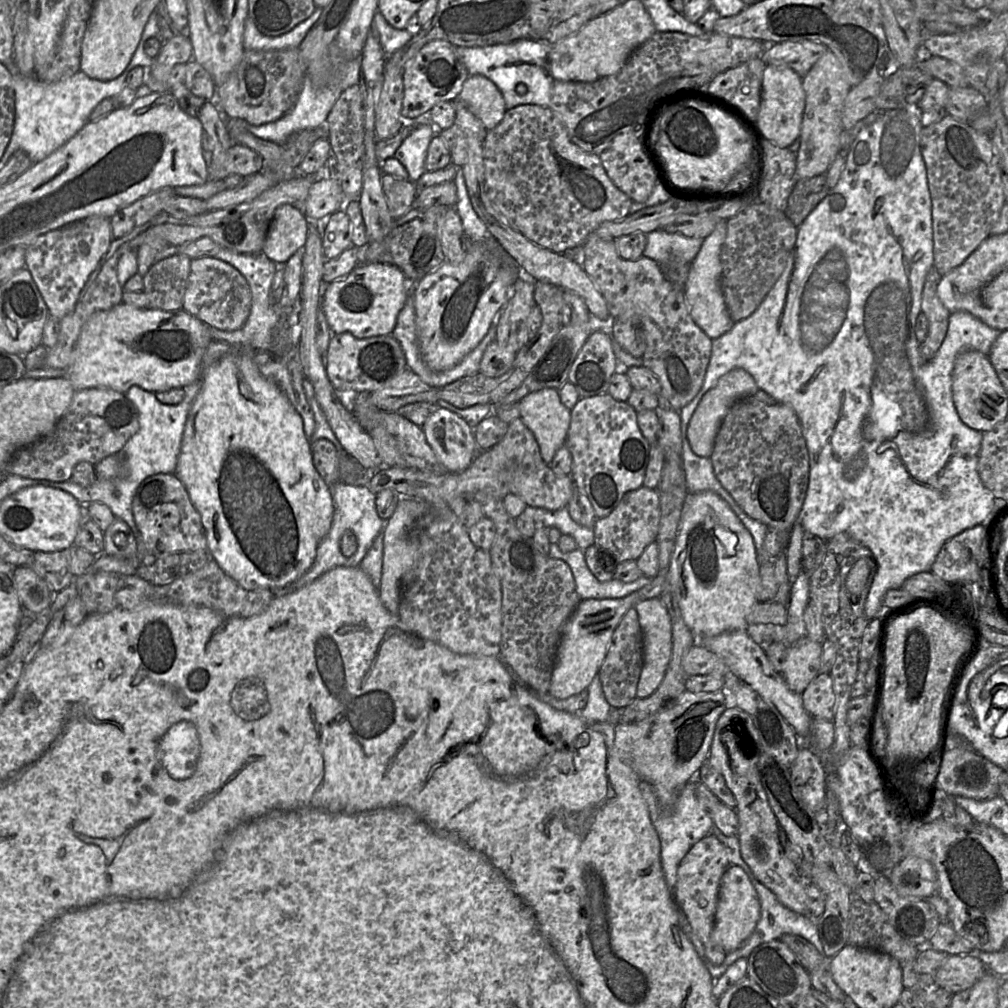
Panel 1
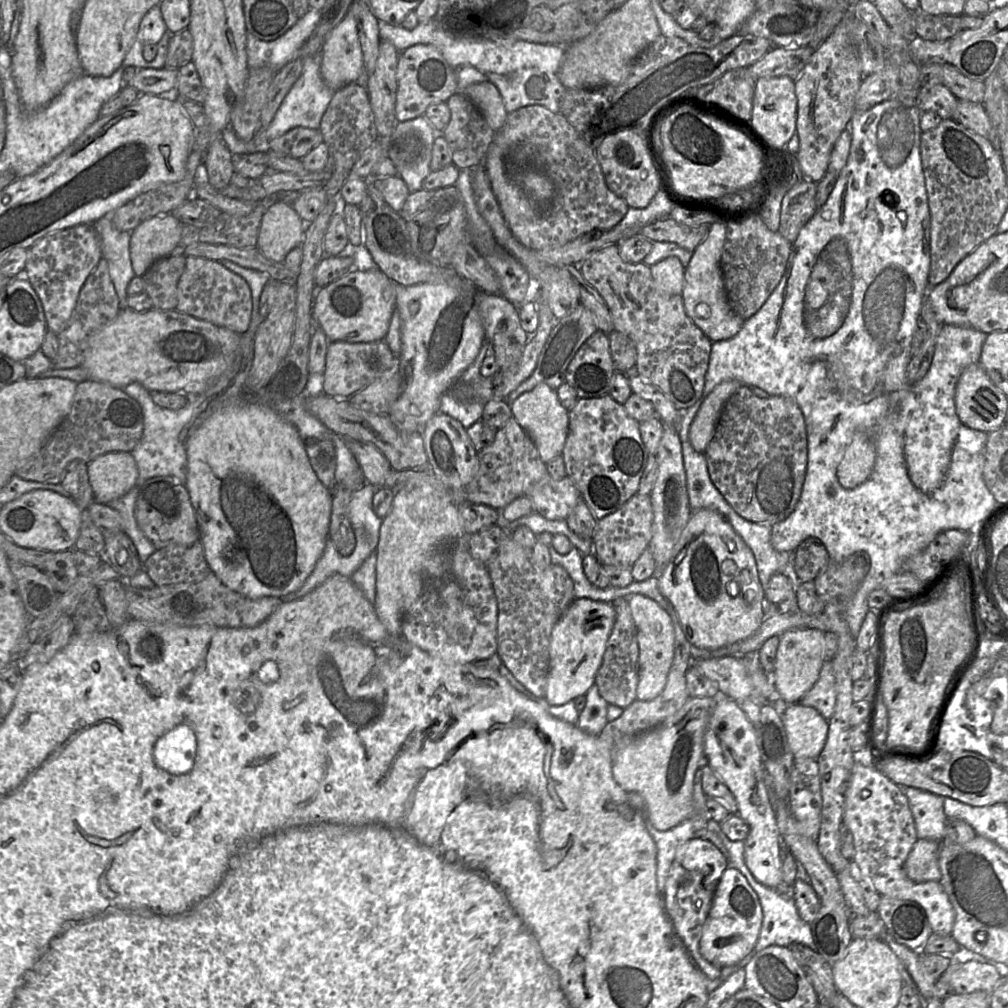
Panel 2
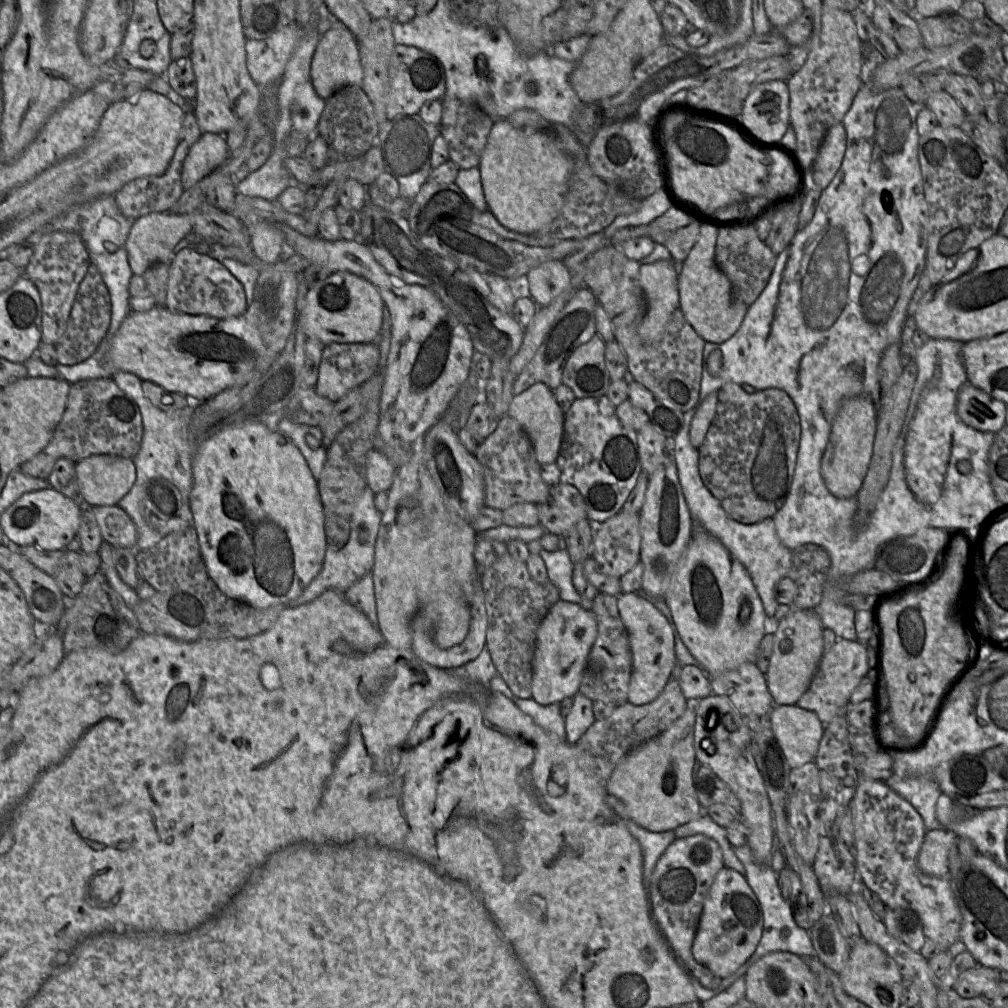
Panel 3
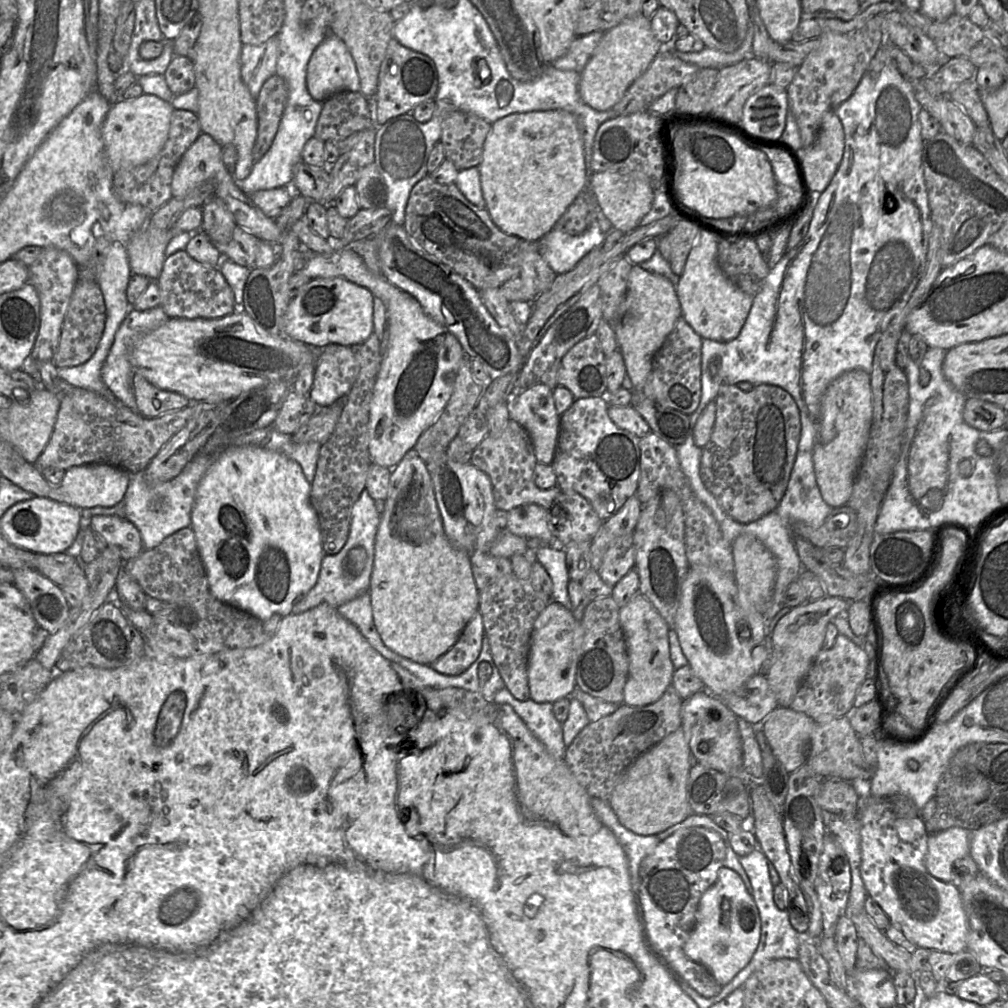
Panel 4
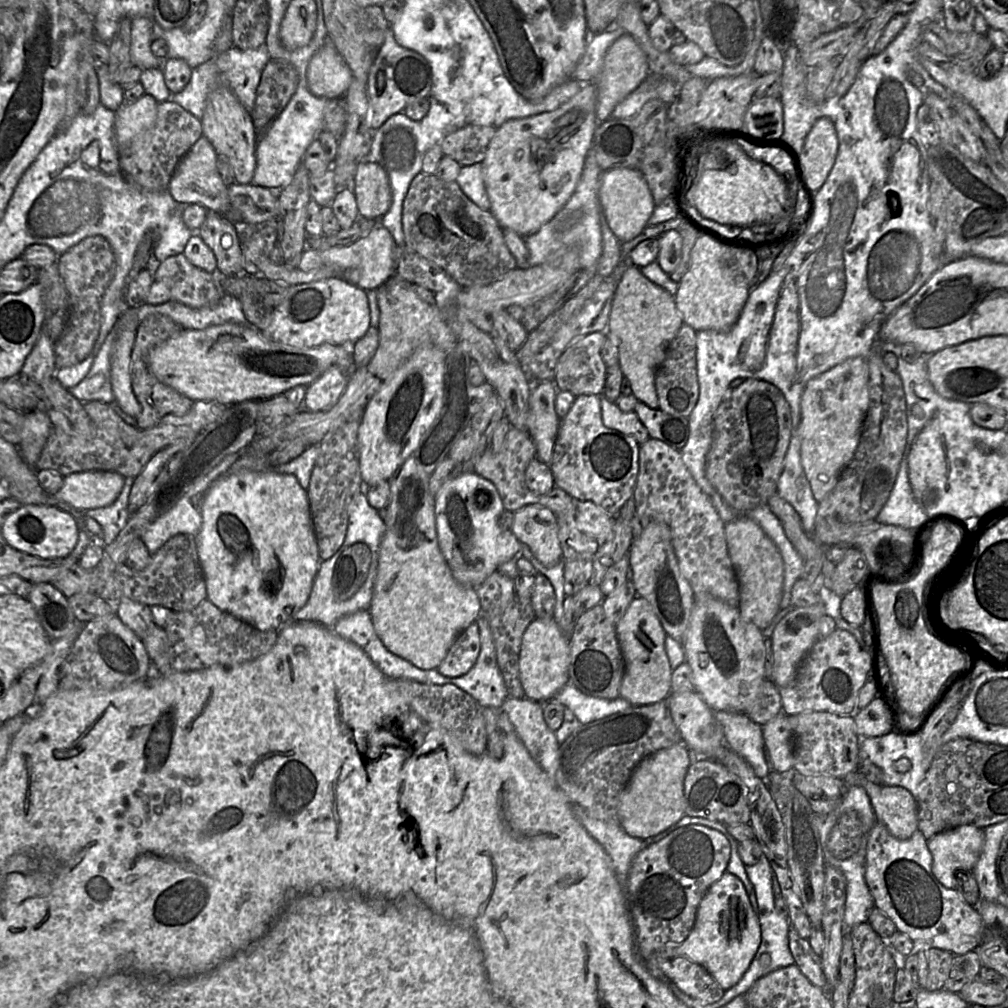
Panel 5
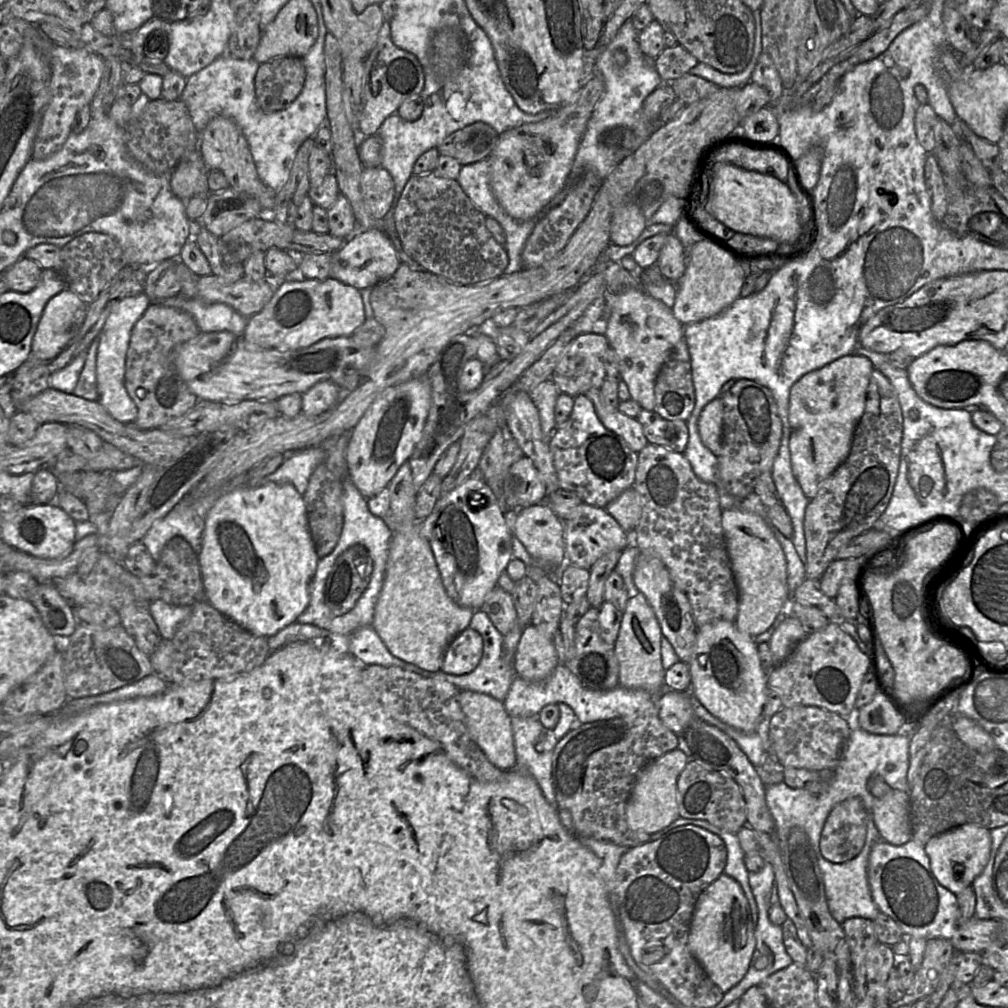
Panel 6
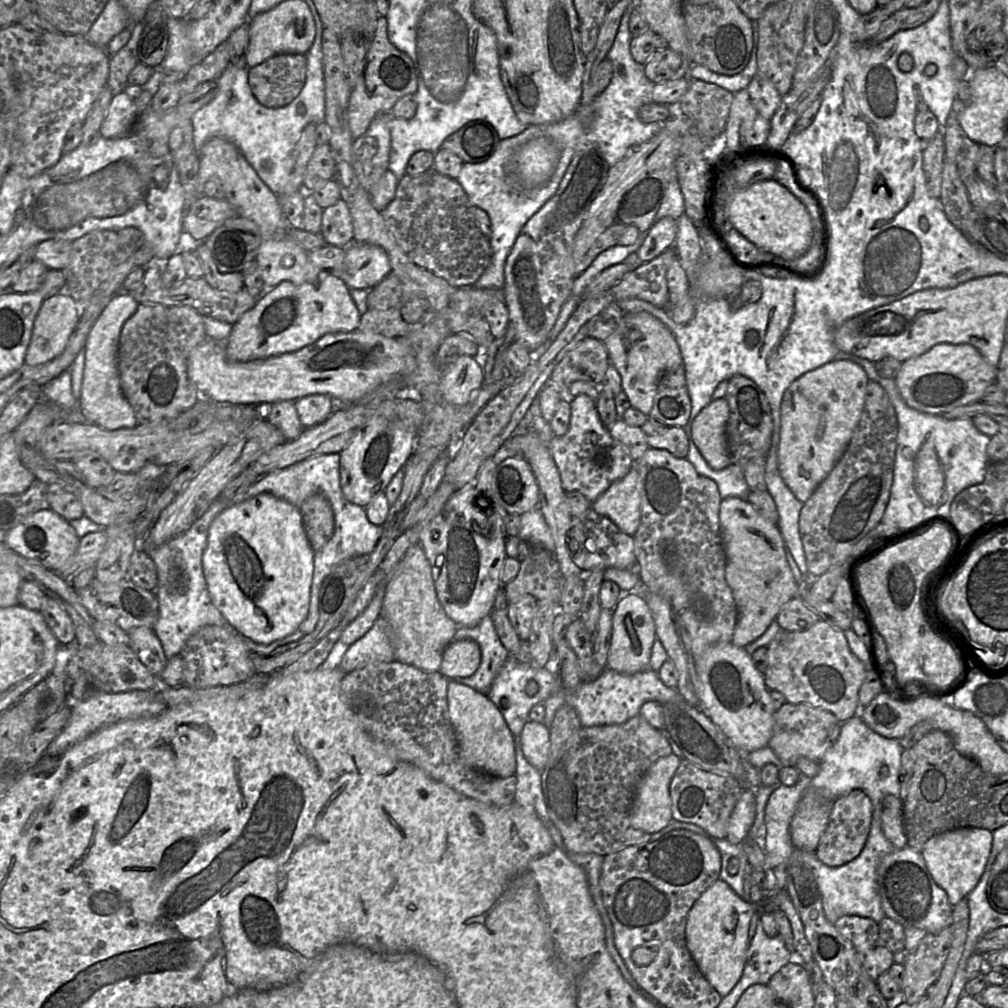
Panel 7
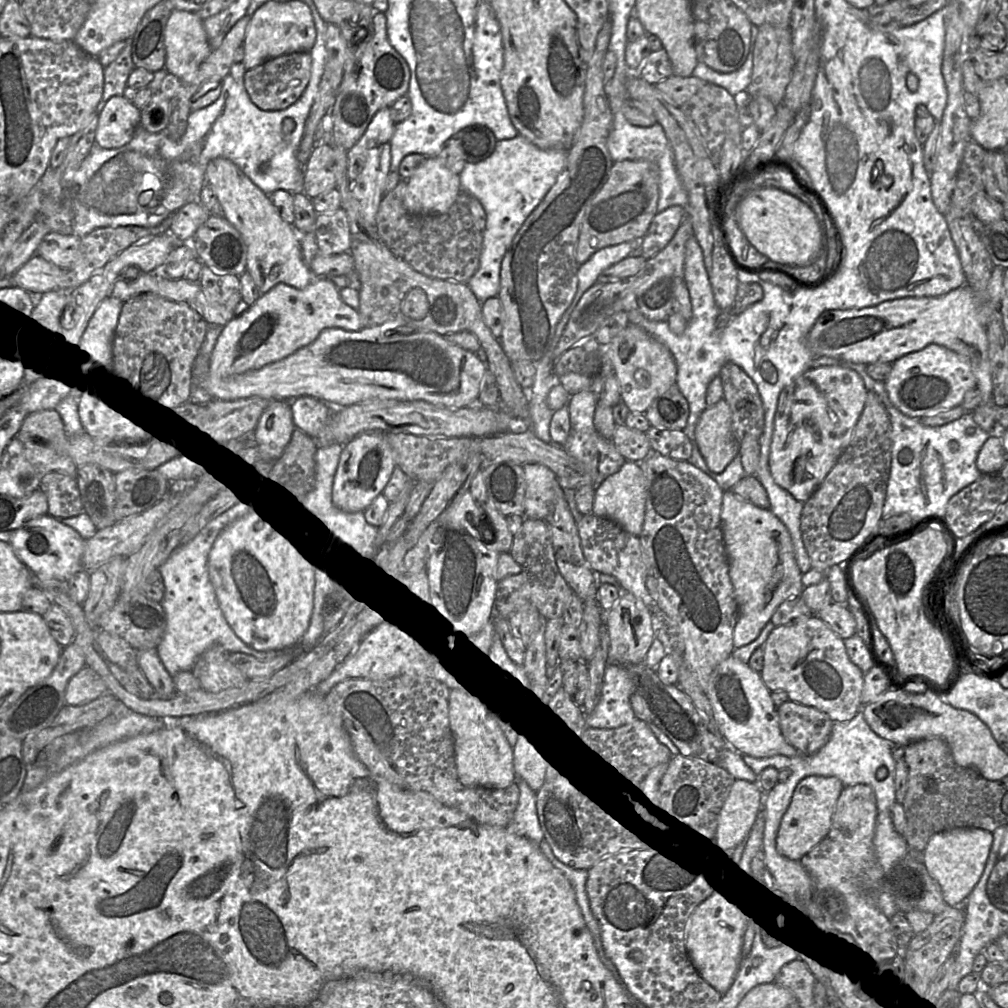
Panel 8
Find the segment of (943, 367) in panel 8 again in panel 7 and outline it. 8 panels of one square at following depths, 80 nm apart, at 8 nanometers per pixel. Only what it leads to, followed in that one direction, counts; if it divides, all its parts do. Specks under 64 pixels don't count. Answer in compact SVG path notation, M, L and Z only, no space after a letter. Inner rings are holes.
M941 343L920 356L902 362L894 378L905 403L920 412L942 415L958 406L981 401L996 380L997 368L969 344Z

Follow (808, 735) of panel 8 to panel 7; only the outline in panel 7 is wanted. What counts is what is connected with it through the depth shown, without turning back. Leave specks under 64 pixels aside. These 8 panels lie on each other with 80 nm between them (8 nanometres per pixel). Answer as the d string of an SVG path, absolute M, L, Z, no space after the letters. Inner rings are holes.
M785 702L774 714L773 734L768 746L783 766L794 766L798 758L820 762L825 752L837 740L842 723L833 713L809 704Z

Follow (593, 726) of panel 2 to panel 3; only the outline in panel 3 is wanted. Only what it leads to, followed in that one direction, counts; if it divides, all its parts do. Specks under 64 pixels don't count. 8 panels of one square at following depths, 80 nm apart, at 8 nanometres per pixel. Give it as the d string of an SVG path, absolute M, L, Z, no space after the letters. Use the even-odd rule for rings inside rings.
M577 693L573 697L572 709L565 718L566 741L575 745L595 721L593 701Z

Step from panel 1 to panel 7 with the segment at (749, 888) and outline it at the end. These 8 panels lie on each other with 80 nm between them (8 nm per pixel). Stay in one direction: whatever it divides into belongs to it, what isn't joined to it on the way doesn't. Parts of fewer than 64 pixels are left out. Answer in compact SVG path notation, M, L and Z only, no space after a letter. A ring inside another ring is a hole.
M719 878L700 895L689 911L685 930L687 949L702 975L722 998L734 988L743 973L753 913L753 906Z

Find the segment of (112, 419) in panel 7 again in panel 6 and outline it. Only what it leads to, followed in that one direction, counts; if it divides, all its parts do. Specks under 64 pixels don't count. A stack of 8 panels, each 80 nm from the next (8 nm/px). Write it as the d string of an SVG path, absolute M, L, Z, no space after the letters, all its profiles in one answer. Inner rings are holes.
M144 293L118 300L113 304L97 337L96 379L99 393L98 402L114 419L124 424L135 425L137 418L137 407L125 388L126 355L132 329L150 304L151 301Z

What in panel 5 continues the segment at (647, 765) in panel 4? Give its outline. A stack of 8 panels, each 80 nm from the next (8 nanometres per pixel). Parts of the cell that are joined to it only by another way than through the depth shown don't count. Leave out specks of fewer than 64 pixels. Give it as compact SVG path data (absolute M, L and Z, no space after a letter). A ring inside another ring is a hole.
M683 742L645 757L636 766L618 806L618 822L627 834L642 839L653 837L685 815L684 779L689 766L689 749Z

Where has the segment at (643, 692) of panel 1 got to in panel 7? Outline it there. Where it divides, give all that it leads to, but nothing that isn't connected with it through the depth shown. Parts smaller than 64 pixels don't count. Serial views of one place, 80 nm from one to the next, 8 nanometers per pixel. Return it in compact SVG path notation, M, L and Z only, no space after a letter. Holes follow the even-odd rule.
M636 591L620 598L613 610L613 628L607 667L623 674L634 674L647 669L652 646L656 640L656 632L646 599L642 593Z

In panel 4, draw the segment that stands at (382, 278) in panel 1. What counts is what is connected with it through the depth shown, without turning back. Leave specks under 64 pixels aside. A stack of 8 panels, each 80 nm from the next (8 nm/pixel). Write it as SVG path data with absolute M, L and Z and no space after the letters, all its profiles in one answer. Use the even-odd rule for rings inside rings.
M341 277L312 279L290 301L284 316L284 335L315 348L328 344L357 347L374 332L374 295Z

